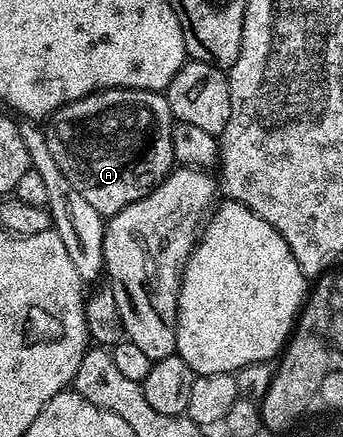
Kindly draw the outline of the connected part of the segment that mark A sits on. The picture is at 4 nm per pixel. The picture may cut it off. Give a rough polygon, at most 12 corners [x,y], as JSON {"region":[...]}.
{"region":[[165,92],[54,114],[52,158],[106,219],[175,168]]}

